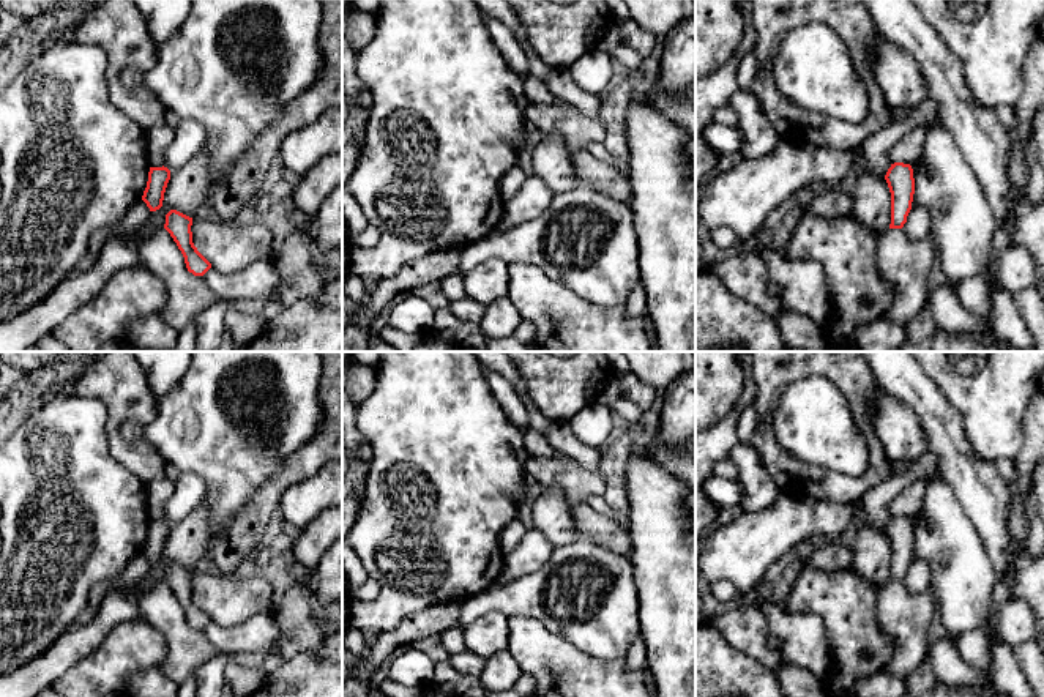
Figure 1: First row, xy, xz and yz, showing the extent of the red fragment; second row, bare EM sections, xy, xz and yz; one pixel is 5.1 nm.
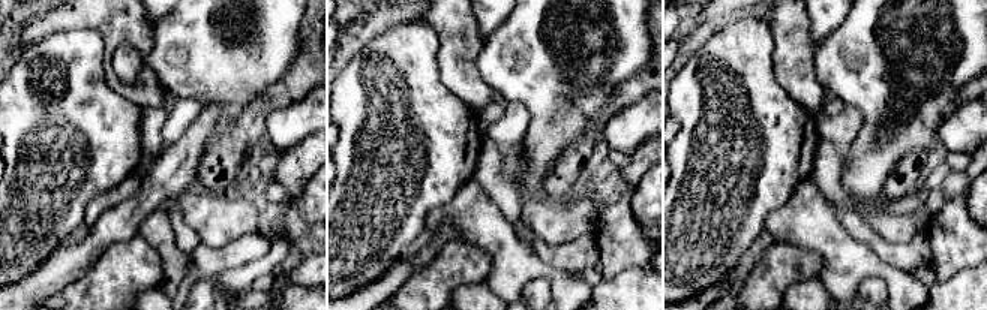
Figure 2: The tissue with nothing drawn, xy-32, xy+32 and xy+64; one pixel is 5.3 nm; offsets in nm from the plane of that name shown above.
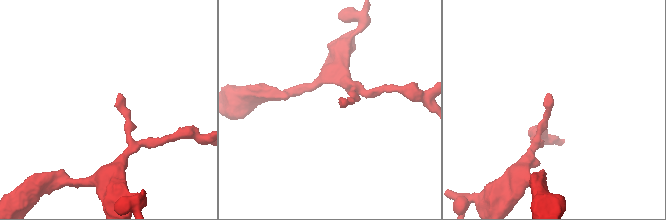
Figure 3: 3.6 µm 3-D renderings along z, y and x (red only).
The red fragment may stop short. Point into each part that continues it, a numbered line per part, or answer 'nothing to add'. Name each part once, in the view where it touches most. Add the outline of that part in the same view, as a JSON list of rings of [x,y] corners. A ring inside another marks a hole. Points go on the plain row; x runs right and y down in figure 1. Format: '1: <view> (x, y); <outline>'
nothing to add

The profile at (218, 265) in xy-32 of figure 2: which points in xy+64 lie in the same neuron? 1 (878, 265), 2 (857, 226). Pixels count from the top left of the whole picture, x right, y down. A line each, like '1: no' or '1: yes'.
1: no
2: yes

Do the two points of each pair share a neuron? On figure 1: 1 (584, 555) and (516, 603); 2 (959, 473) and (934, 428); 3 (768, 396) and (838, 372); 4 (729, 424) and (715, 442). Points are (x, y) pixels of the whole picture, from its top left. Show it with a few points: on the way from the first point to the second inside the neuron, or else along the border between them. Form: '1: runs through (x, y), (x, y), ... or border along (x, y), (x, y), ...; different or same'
1: runs through (566, 573), (544, 595), (533, 595); same
2: runs through (958, 462), (945, 439); same
3: runs through (782, 377), (792, 368), (819, 368); same
4: runs through (726, 429), (719, 437); same

